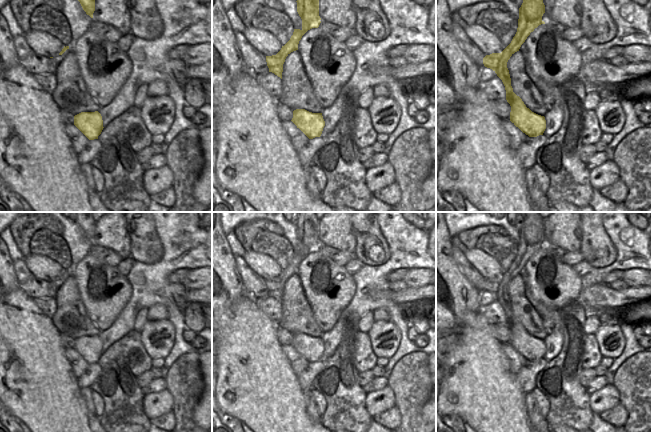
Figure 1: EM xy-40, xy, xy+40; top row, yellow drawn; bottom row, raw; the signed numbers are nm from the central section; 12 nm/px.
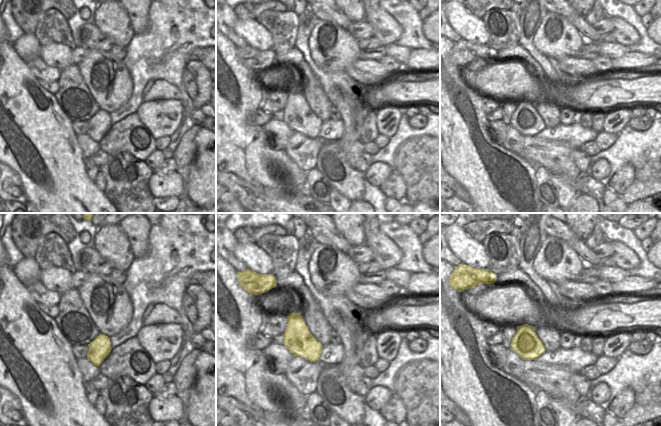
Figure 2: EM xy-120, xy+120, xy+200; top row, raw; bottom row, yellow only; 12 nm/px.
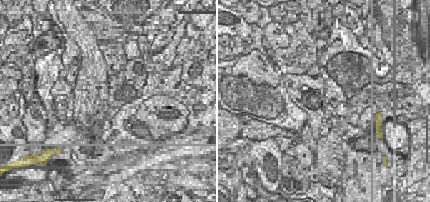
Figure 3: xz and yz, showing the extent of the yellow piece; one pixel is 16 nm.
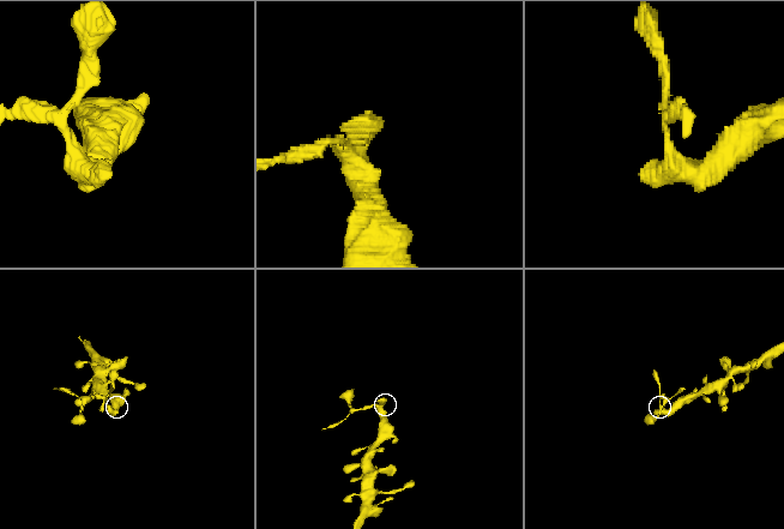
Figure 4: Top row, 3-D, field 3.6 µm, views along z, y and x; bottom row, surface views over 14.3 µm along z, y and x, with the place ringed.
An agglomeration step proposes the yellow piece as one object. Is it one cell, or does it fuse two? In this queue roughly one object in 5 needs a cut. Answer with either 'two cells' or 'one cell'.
two cells

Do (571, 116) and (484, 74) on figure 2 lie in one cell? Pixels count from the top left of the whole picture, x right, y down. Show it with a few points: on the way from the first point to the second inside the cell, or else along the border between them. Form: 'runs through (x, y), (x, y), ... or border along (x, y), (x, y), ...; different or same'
border along (560, 107), (573, 107), (578, 111); different

